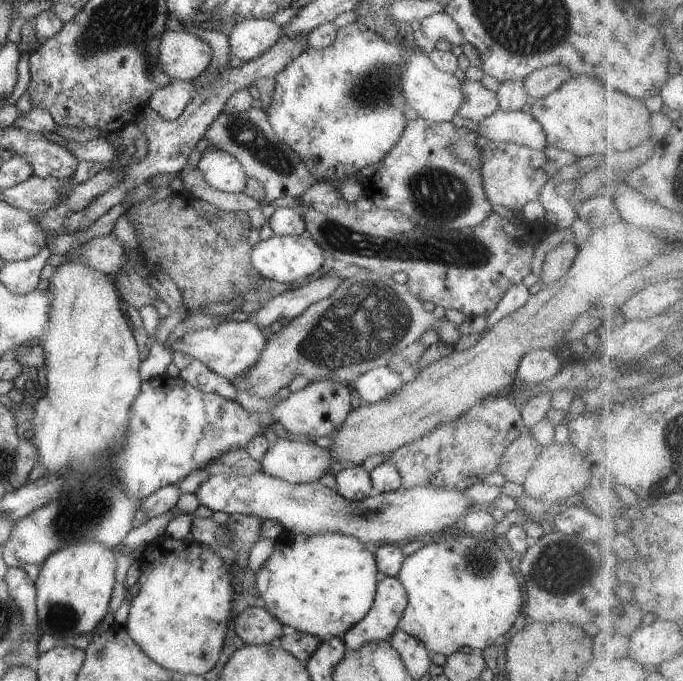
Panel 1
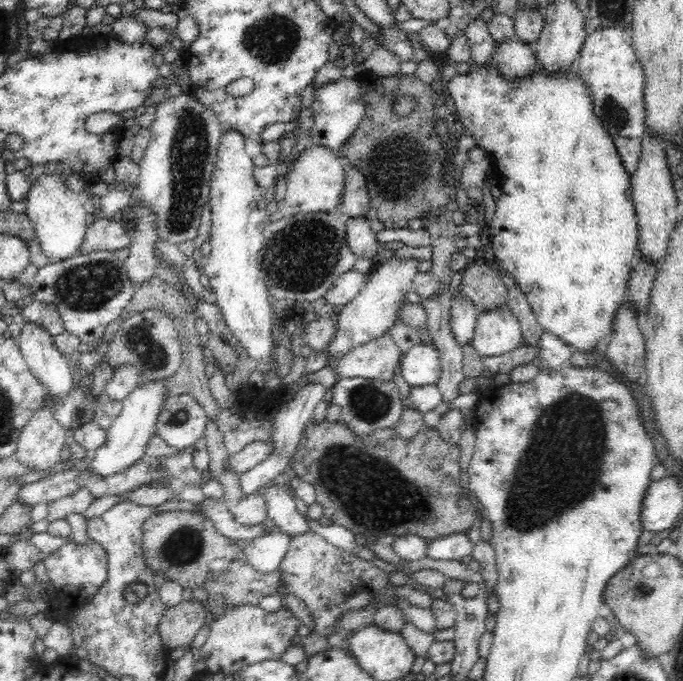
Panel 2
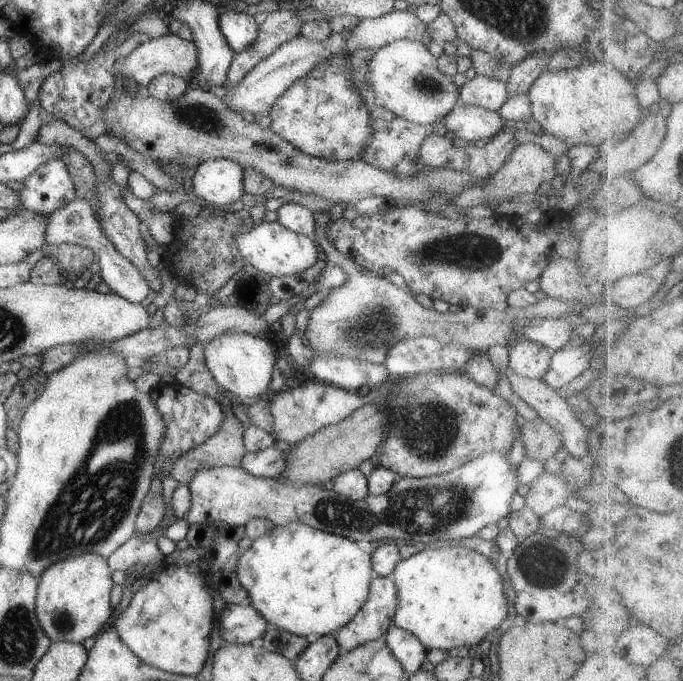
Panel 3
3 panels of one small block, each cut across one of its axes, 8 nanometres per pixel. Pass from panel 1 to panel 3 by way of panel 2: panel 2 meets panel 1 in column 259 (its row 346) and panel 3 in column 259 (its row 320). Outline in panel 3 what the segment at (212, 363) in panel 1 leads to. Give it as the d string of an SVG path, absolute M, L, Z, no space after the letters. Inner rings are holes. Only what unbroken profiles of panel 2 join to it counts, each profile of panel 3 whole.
M248 333L219 334L204 344L203 353L206 366L223 393L228 390L245 402L257 400L270 393L269 386L277 353L265 337L255 337Z

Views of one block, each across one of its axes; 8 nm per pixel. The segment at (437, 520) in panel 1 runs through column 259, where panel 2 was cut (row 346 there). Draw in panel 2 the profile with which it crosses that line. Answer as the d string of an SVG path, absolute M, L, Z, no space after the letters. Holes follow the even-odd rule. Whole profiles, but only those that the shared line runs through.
M507 303L496 307L494 310L481 312L478 315L473 338L470 343L481 357L506 354L516 347L522 346L520 321Z

